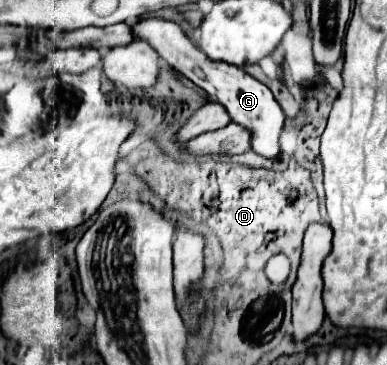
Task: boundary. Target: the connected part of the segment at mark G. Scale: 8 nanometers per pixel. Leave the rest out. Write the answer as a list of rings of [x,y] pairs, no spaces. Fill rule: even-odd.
[[[144,19],[144,21],[130,25],[130,31],[132,31],[134,39],[150,43],[160,53],[160,57],[164,61],[168,61],[168,65],[172,65],[176,71],[180,71],[184,77],[188,77],[194,85],[204,89],[210,99],[214,97],[214,101],[224,105],[224,109],[228,111],[228,115],[232,117],[234,123],[248,127],[248,131],[252,131],[252,149],[256,153],[260,153],[264,157],[278,157],[278,153],[280,153],[278,135],[280,135],[280,129],[284,127],[284,113],[282,113],[280,105],[276,103],[272,91],[264,83],[246,75],[240,67],[232,67],[228,63],[208,59],[184,35],[184,31],[178,23],[164,21],[164,19]]]

